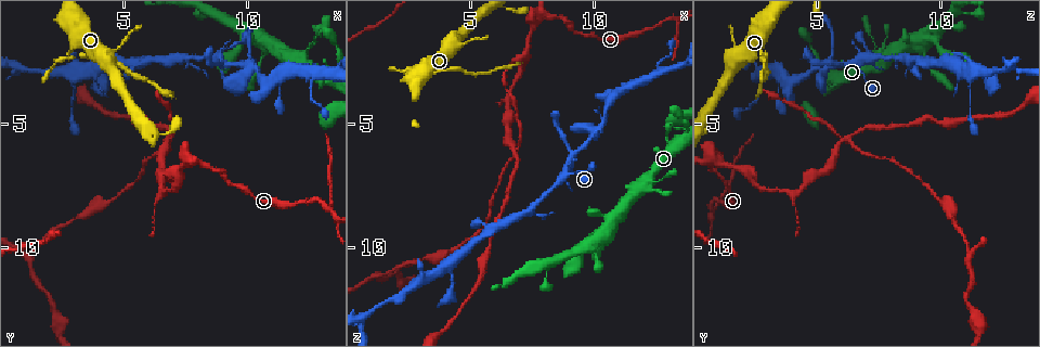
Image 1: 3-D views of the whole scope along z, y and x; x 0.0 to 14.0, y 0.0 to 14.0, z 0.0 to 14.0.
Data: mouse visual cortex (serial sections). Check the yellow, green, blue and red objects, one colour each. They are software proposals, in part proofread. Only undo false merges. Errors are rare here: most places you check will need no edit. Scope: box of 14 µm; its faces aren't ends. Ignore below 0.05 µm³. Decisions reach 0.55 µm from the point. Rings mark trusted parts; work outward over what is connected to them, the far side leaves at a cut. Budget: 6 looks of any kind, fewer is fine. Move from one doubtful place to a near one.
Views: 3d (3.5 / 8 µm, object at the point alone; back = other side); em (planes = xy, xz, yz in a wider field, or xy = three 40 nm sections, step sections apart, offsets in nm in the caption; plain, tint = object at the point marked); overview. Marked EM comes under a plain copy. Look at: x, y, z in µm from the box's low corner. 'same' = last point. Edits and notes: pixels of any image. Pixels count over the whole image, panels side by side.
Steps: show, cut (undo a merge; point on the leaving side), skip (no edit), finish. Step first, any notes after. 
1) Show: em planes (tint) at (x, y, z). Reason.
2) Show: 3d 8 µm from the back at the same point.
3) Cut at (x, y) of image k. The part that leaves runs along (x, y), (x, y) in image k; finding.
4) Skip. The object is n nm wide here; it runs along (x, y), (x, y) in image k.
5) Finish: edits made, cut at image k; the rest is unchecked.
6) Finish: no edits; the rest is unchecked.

Show: 3d 3.5 µm at (2.7, 2.4, 3.0). Sharp bend.

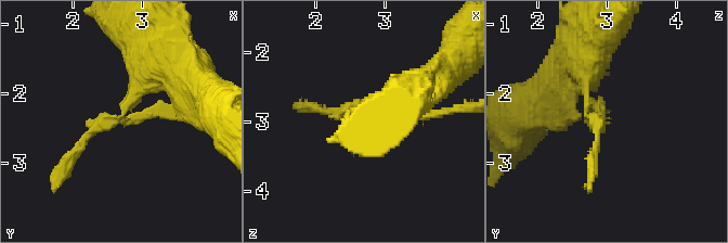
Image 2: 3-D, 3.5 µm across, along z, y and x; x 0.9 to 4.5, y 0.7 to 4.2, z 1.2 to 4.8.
Show: em xy step 3 (tint) at (2.75, 2.40, 2.90).

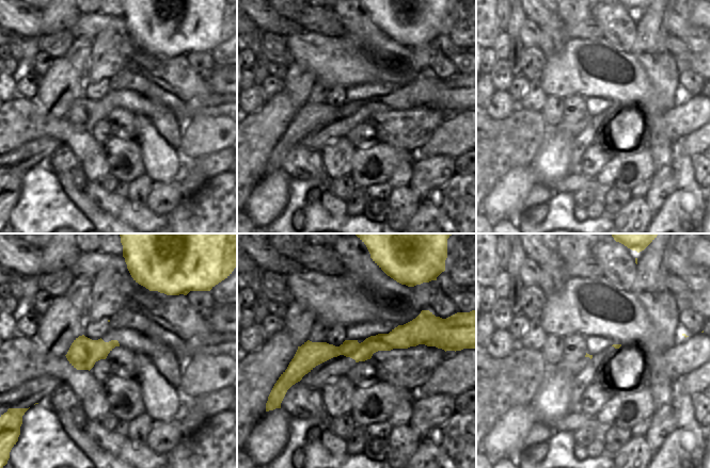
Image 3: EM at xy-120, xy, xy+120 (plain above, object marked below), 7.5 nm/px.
Show: em xy step 2 (tint) at the same point.

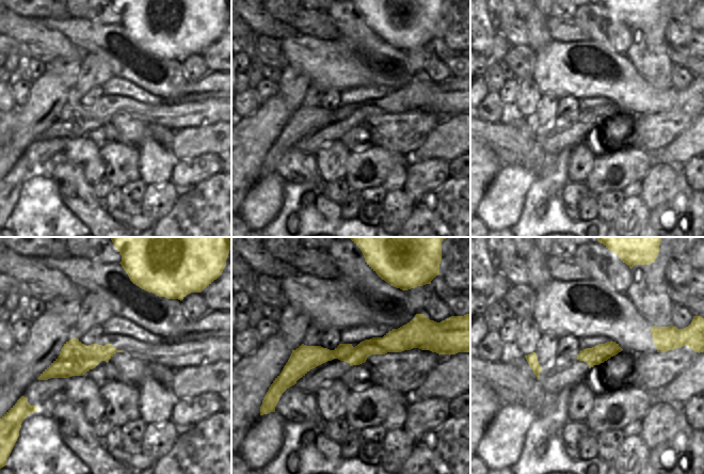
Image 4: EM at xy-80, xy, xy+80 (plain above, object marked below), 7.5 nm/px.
Cut at (161, 113) of image 2. A second cell is stuck on.

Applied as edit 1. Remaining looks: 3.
Show: overview.

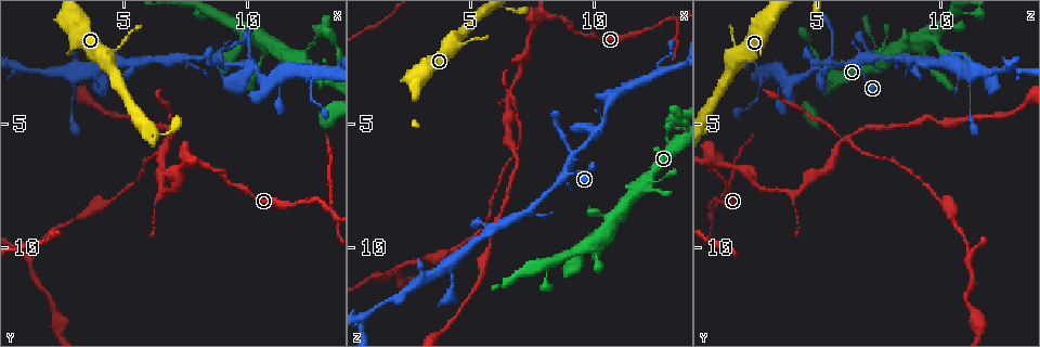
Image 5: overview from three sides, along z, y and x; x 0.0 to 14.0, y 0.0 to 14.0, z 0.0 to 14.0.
Show: 3d 3.5 µm at (6.6, 7.8, 4.0). Sharp bend.

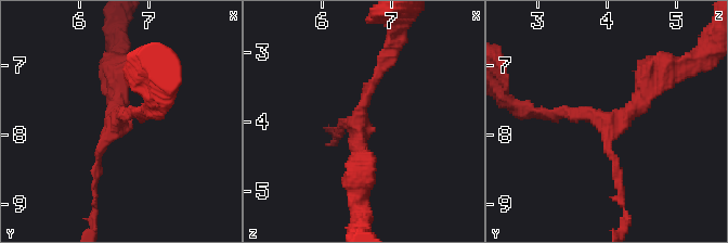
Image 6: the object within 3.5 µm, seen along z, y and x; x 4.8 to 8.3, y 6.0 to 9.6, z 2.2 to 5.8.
Show: em planes (tint) at (6.50, 7.85, 4.10).

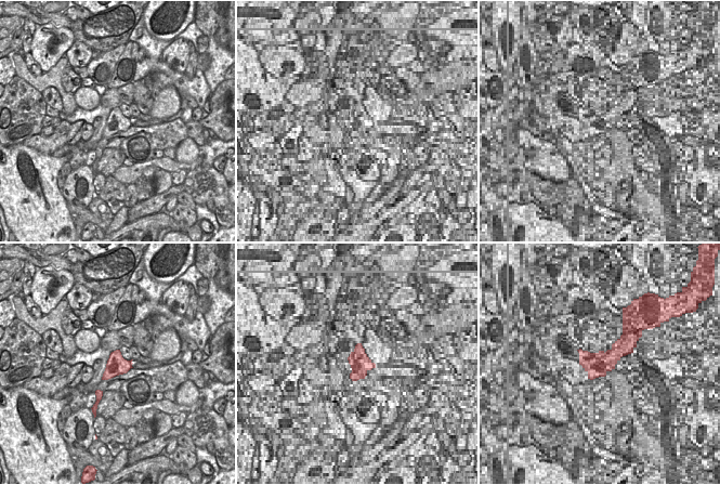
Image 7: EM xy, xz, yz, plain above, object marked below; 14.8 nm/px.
Skip. It runs along (553, 114), (615, 125), (658, 67) in image 6; all the same cell.

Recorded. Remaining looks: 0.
Finish: edits made, cut at image 2; the rest is unchecked.

